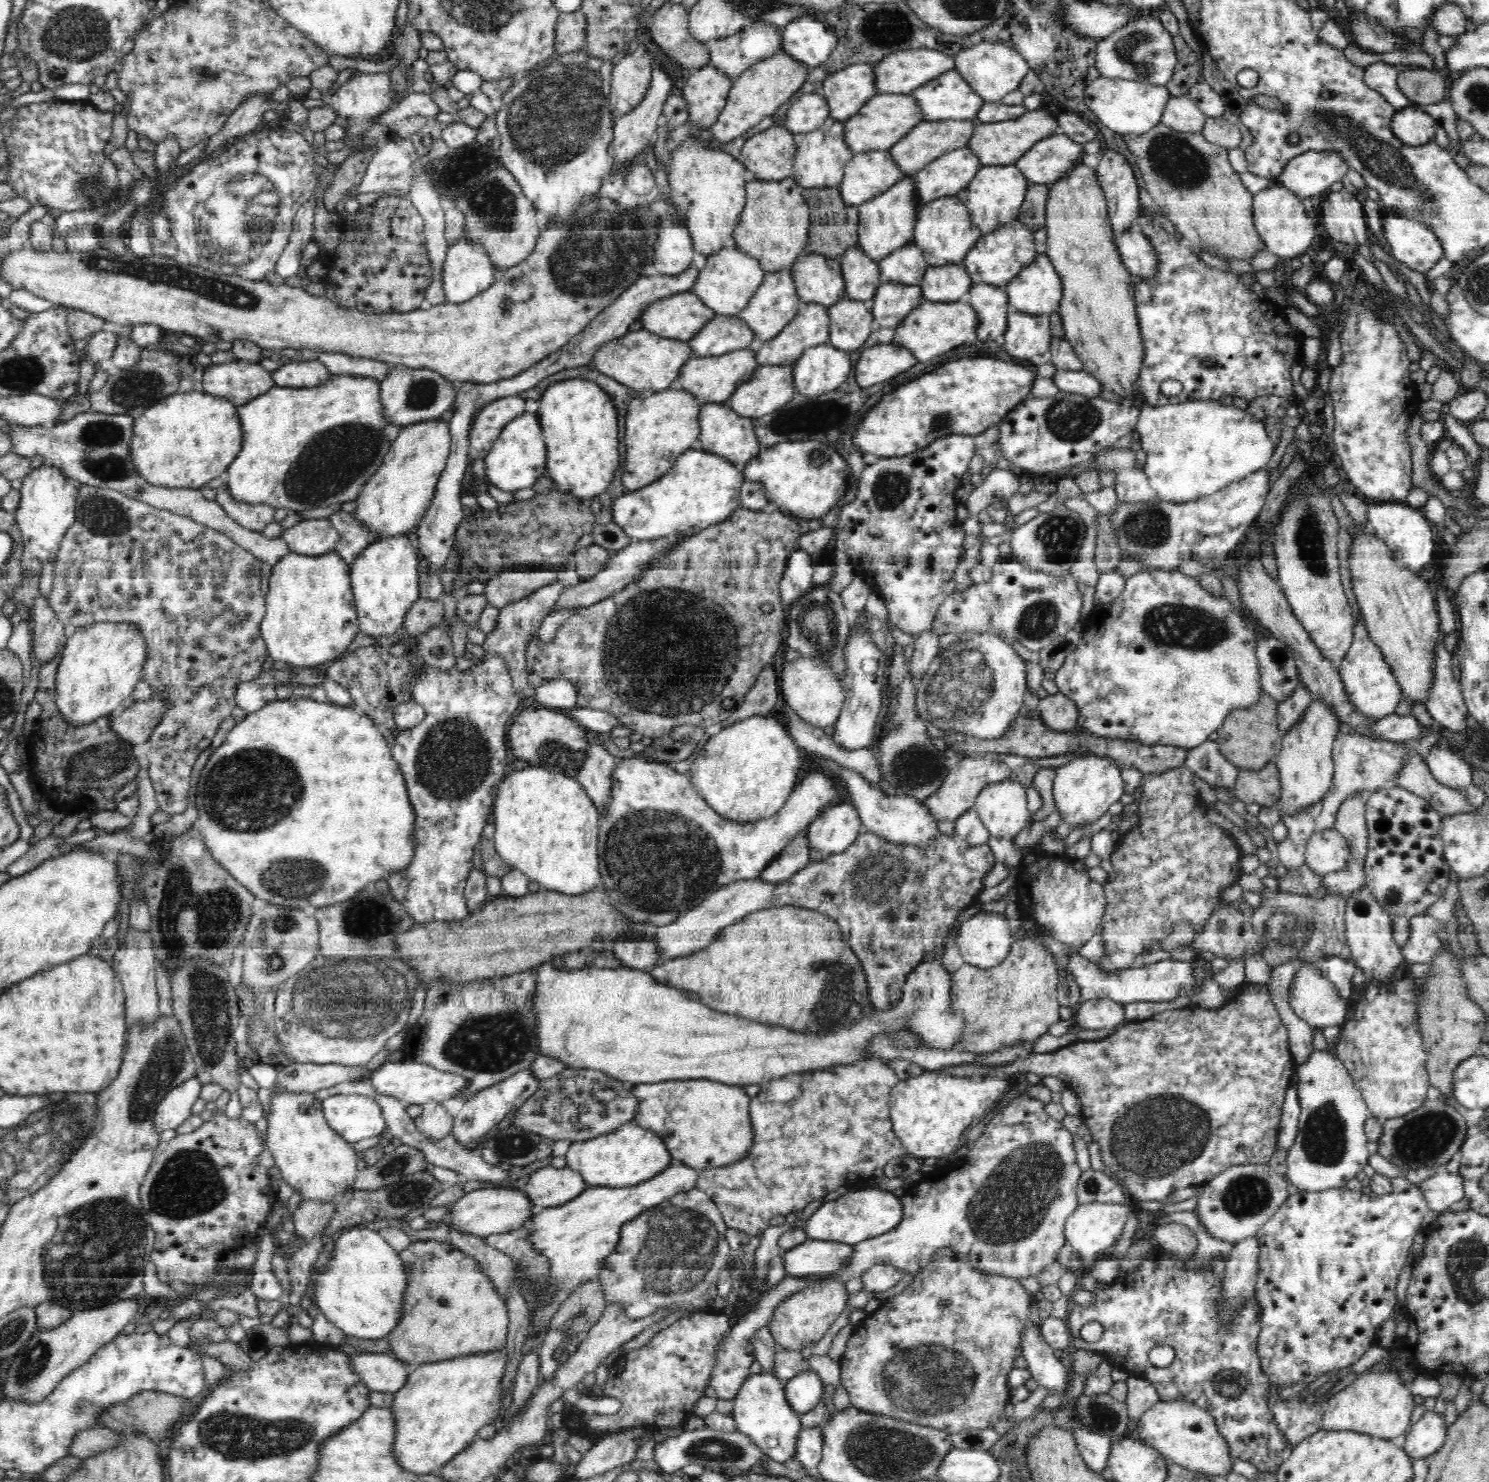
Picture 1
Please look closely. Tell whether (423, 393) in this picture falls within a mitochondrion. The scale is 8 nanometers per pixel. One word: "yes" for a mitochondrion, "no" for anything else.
yes

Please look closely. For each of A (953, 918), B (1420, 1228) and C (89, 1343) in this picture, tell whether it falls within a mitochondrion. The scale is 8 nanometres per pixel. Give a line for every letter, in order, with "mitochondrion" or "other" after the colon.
A: other
B: other
C: other

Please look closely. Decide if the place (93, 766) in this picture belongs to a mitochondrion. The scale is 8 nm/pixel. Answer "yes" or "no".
yes

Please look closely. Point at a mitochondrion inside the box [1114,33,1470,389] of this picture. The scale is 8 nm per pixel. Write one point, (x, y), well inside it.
(1386, 163)

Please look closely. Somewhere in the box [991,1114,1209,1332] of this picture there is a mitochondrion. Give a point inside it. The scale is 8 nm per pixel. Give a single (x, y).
(1091, 1185)

